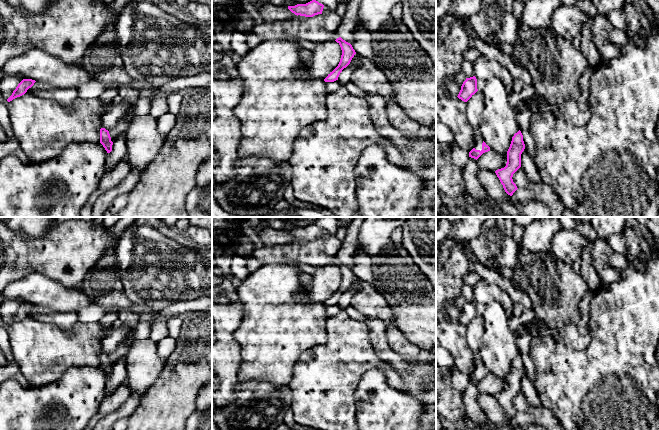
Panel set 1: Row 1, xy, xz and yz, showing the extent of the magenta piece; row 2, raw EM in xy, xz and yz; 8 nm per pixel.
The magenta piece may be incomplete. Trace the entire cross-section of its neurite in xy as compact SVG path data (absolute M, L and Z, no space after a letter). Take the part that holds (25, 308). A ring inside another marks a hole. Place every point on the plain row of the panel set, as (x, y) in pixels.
M23 303L13 315L12 319L7 323L7 325L10 326L15 322L24 319L27 314L34 309L35 306L36 305L32 303Z

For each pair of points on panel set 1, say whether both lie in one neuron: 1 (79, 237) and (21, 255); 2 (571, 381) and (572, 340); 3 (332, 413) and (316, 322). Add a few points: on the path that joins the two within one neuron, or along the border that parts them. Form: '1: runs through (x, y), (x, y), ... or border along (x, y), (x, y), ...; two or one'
1: runs through (65, 251), (61, 255), (35, 255); one
2: border along (591, 336), (589, 345), (582, 350), (562, 342); two
3: border along (326, 321), (326, 342), (307, 349), (300, 357); two

